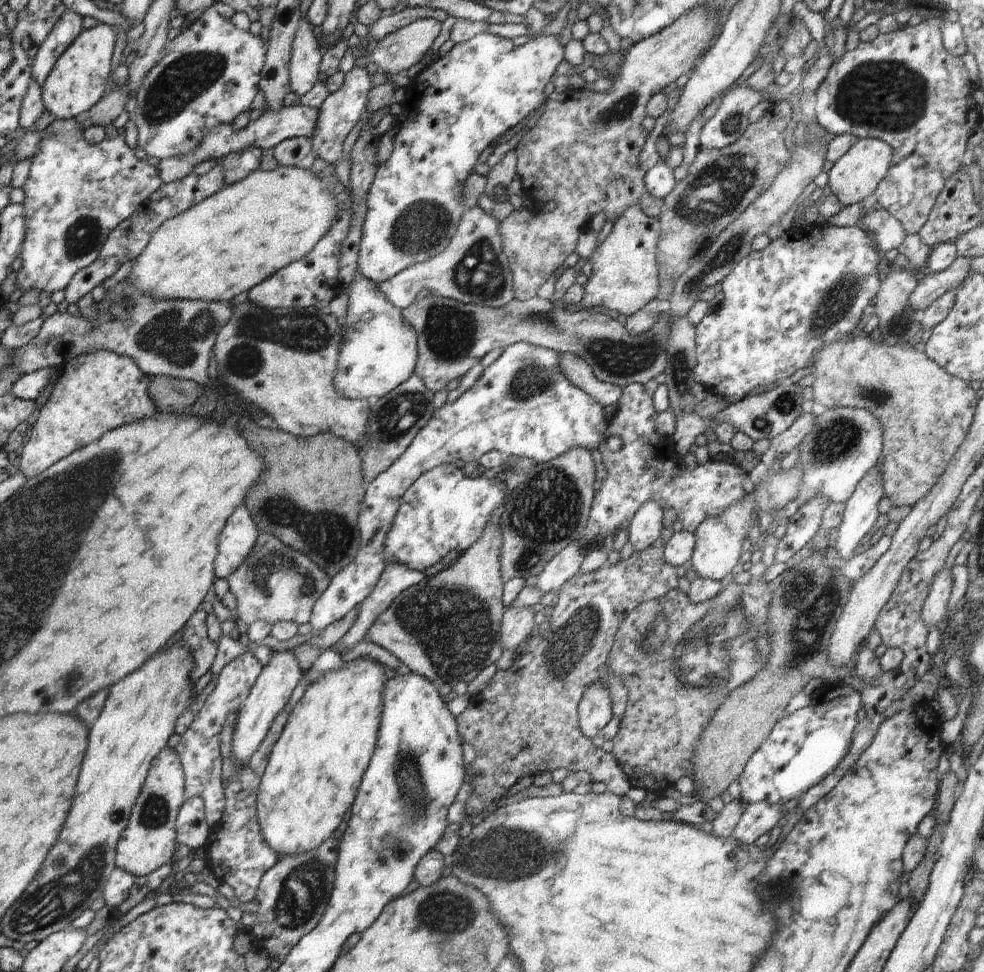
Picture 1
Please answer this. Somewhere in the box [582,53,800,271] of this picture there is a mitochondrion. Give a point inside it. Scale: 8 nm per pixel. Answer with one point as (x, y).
(719, 187)

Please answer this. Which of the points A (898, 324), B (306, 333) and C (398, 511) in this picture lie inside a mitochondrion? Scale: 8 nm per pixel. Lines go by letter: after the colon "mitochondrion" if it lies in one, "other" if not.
A: mitochondrion
B: mitochondrion
C: other

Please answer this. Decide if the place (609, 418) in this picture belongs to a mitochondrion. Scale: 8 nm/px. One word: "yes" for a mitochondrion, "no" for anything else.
no

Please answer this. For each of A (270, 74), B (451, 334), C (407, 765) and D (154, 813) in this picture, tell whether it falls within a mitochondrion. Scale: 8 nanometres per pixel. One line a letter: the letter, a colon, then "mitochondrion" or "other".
A: other
B: mitochondrion
C: mitochondrion
D: mitochondrion

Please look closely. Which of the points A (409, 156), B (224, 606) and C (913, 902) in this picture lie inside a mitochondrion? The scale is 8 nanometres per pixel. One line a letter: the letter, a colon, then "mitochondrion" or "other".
A: other
B: other
C: other

